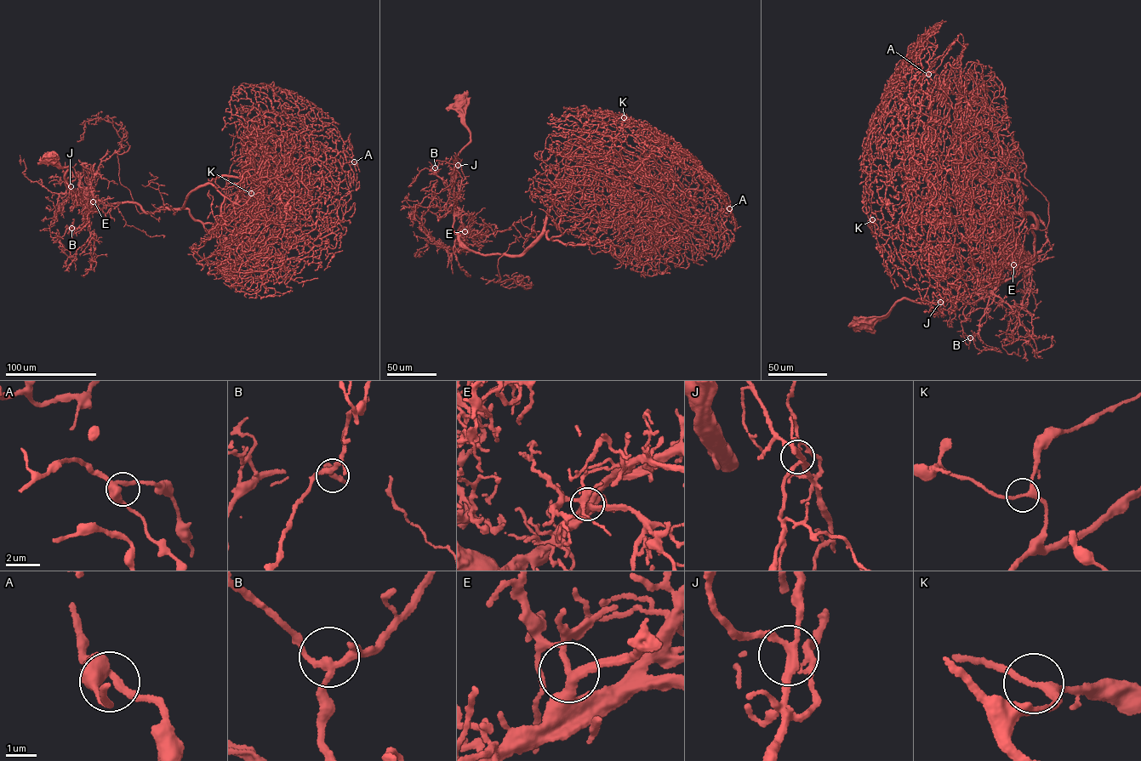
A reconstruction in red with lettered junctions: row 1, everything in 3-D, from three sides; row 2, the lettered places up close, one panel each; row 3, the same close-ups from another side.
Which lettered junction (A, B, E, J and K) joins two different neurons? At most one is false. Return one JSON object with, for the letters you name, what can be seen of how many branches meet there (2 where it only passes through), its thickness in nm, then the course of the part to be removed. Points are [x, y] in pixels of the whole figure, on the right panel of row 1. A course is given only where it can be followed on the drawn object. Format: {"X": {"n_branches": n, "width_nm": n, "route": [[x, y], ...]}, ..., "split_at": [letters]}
{"split_at": []}

